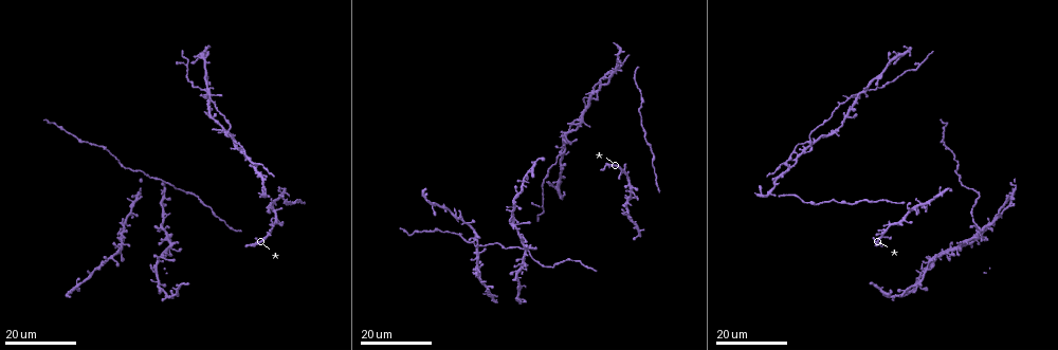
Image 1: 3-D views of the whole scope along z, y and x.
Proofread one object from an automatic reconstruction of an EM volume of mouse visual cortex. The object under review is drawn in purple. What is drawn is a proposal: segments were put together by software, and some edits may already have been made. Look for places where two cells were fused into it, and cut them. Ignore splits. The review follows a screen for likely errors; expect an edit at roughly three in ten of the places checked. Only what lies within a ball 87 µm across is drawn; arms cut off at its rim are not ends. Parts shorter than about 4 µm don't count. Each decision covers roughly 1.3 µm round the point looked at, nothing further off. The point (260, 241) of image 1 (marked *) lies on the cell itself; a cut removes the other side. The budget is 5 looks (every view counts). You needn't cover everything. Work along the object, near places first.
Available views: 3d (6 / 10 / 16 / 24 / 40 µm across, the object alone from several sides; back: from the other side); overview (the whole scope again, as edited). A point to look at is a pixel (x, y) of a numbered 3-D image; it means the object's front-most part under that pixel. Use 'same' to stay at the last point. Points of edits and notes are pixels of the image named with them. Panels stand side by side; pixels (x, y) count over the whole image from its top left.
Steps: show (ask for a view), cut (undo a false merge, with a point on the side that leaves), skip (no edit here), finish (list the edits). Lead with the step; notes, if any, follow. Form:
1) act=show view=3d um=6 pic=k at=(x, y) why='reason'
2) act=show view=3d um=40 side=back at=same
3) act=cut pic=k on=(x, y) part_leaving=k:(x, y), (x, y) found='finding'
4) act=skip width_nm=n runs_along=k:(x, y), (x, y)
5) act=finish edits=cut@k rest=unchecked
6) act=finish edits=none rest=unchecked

act=show view=3d um=16 pic=1 at=(631, 199) why='four arms meet'

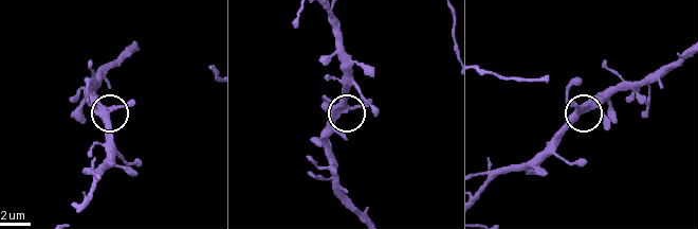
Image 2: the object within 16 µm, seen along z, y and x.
act=show view=3d um=10 pic=2 at=(106, 109)

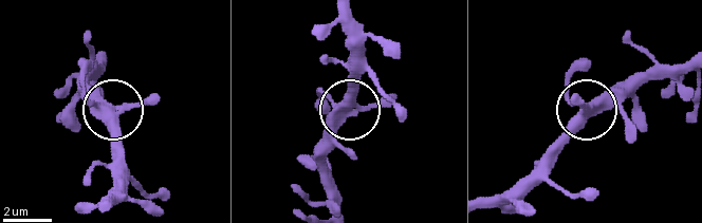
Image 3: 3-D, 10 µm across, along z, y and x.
act=skip arms=4 runs_along=3:(104, 209), (115, 178), (115, 113), (75, 98) found='continuous, no second cell'

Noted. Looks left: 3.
act=show view=3d um=24 pic=1 at=(522, 265) why='thin arm on a thick one'

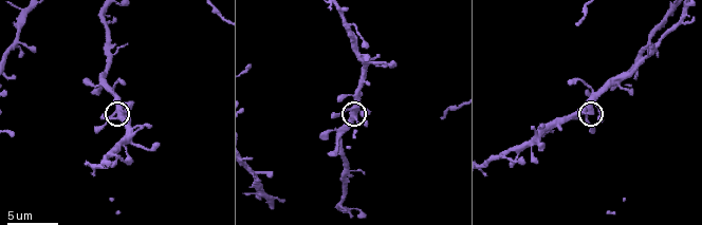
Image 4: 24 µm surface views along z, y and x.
act=show view=3d um=6 pic=4 at=(115, 109)

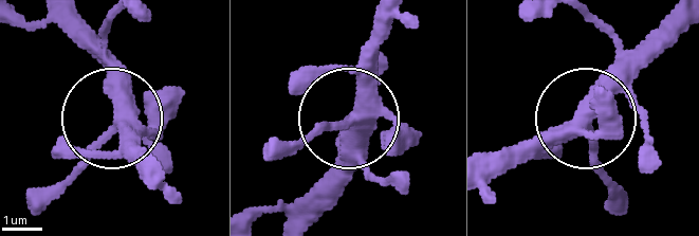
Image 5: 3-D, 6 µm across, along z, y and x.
act=skip width_nm=340 runs_along=5:(486, 182), (585, 121), (608, 202) found='all the same cell'

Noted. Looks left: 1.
act=finish edits=none rest=unchecked

